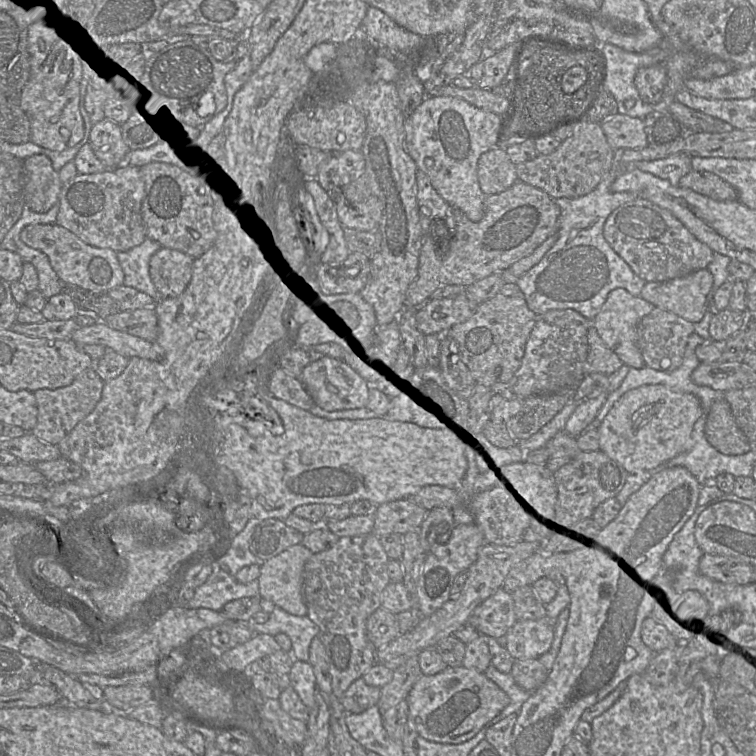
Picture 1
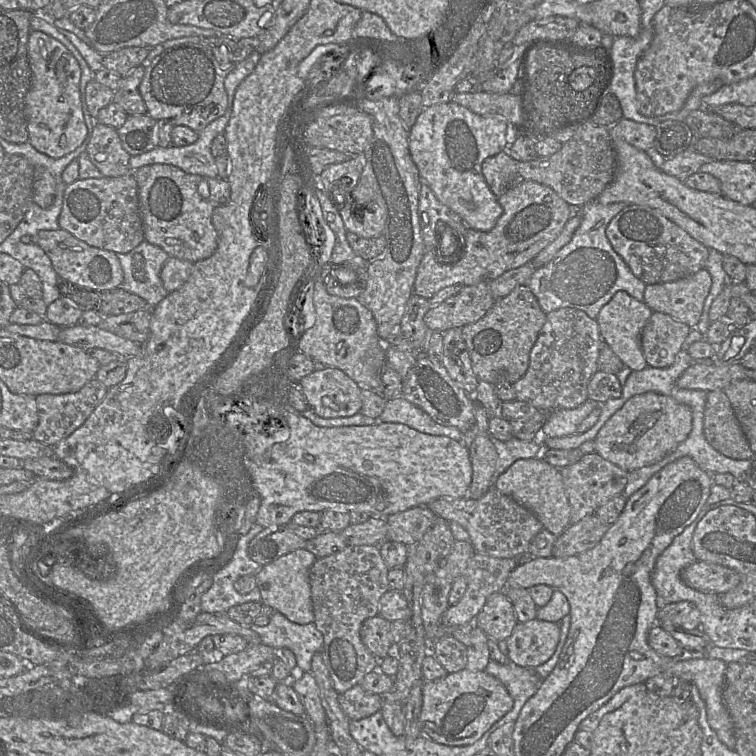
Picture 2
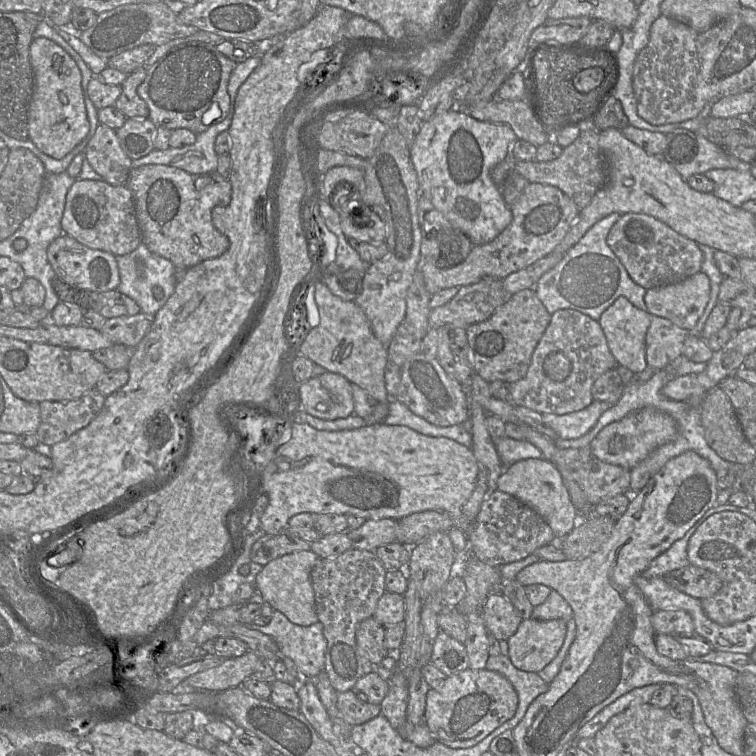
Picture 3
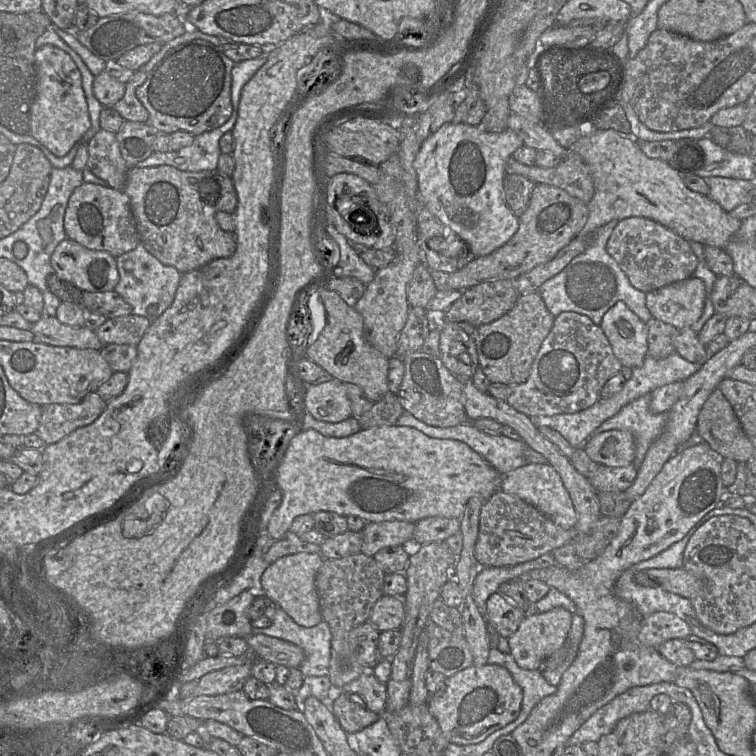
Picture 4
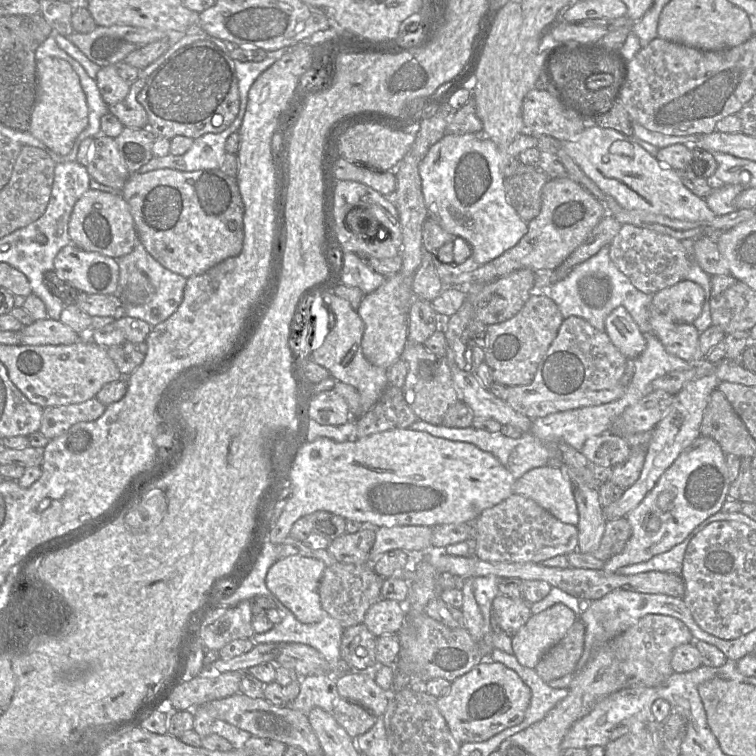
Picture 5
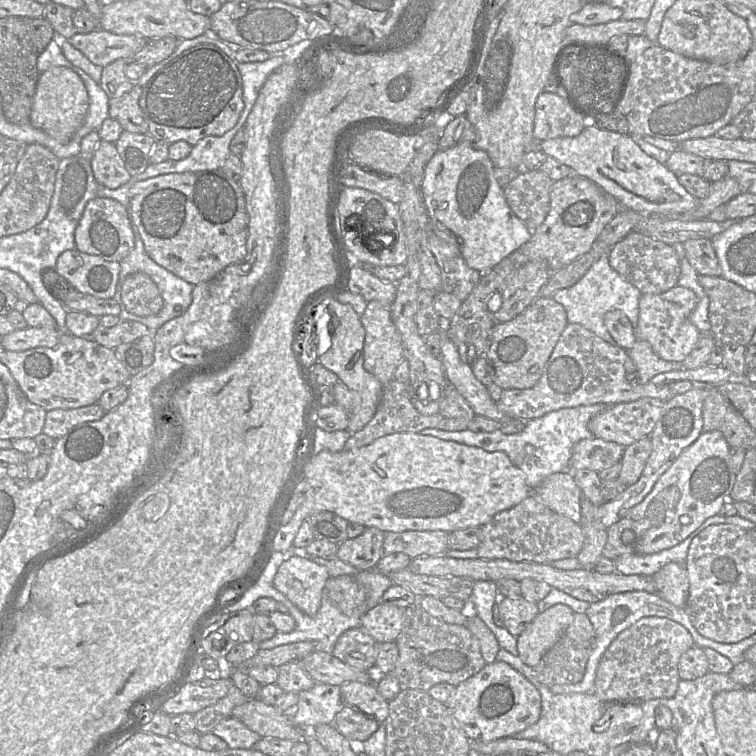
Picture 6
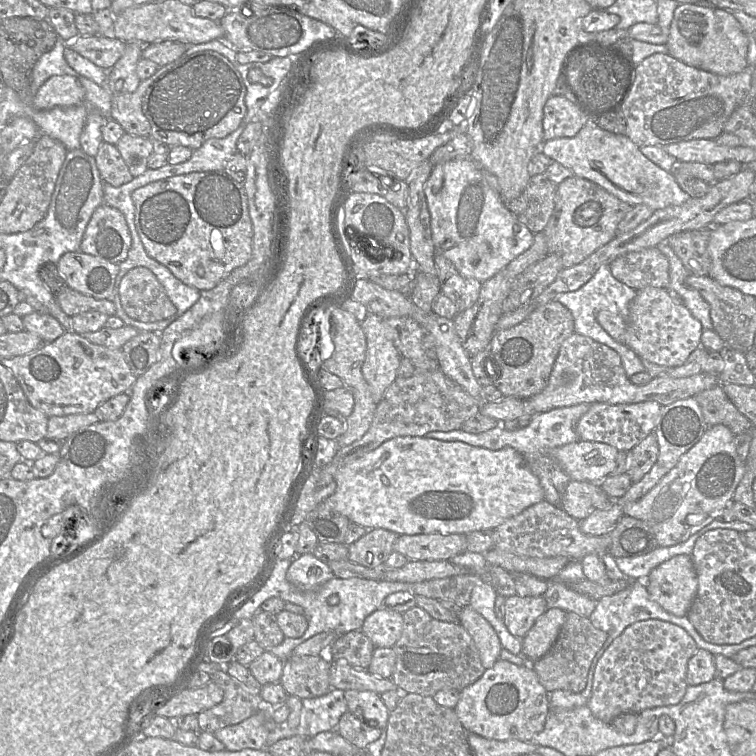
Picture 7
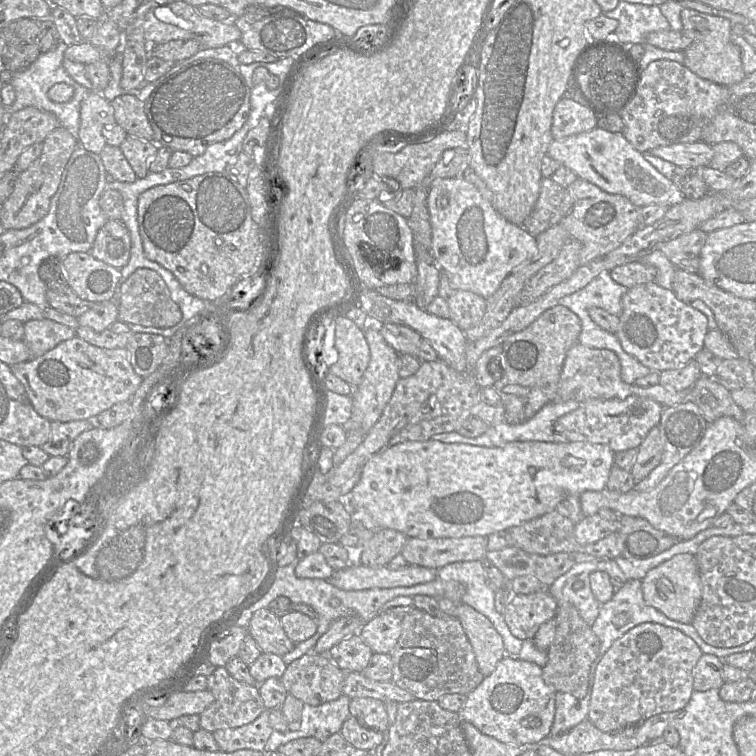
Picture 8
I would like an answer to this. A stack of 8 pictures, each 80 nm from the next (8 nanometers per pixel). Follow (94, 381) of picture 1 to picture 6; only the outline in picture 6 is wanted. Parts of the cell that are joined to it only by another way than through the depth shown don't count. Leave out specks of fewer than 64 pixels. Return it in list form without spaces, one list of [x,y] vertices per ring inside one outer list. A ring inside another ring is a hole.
[[[99,403],[72,409],[53,409],[46,413],[42,433],[58,439],[68,433],[74,426],[99,420],[105,413]]]

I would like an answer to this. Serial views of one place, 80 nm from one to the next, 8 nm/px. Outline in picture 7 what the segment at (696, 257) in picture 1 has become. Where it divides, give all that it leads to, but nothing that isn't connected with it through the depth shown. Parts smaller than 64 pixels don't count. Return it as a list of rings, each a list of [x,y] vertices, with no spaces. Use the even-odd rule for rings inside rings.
[[[658,247],[630,252],[609,266],[615,279],[637,291],[648,286],[668,289],[669,261]]]

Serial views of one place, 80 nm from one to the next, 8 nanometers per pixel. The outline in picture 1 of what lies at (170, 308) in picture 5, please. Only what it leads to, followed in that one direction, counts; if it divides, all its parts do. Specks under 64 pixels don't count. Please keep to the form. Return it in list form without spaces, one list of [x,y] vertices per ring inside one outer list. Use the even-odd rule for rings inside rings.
[[[145,240],[127,251],[116,252],[120,267],[124,273],[123,285],[133,287],[159,299],[157,290],[150,278],[149,261],[152,255],[162,246],[155,240]]]

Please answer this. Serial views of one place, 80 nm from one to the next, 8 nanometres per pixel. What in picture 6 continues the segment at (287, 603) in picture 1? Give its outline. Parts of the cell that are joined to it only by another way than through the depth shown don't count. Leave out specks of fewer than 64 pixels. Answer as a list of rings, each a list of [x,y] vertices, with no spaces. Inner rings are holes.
[[[293,555],[279,566],[273,586],[301,612],[311,617],[320,608],[323,589],[329,578],[326,567]]]

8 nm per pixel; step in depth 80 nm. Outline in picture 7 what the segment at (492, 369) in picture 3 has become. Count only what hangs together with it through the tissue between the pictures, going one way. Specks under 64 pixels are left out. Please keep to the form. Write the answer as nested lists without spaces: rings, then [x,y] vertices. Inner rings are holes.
[[[556,300],[539,306],[518,325],[496,330],[489,351],[490,358],[500,368],[500,376],[493,379],[493,385],[503,397],[526,399],[540,393],[549,381],[562,343],[574,332],[570,310]]]

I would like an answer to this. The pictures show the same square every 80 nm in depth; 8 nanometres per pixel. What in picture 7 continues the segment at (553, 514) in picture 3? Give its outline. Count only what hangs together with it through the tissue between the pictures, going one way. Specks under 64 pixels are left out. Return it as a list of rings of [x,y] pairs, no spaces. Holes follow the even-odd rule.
[[[570,480],[562,495],[560,507],[570,516],[581,521],[593,511],[592,497],[598,484],[588,481]]]

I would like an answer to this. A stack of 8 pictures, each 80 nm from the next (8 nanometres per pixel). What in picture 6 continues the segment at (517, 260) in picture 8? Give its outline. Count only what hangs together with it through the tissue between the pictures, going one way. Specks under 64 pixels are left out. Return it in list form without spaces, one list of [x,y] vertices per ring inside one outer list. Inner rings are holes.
[[[459,144],[438,150],[425,168],[422,196],[431,221],[432,231],[443,240],[458,245],[466,264],[485,273],[509,257],[532,236],[527,226],[510,209],[502,188],[494,176],[495,166],[488,154],[471,144]]]

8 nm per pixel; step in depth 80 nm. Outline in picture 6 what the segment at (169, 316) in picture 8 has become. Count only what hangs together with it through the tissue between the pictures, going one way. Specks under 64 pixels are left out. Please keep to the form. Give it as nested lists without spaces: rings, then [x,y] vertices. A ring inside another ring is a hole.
[[[135,272],[125,278],[121,299],[126,310],[138,316],[155,315],[164,305],[158,286],[143,272]]]

